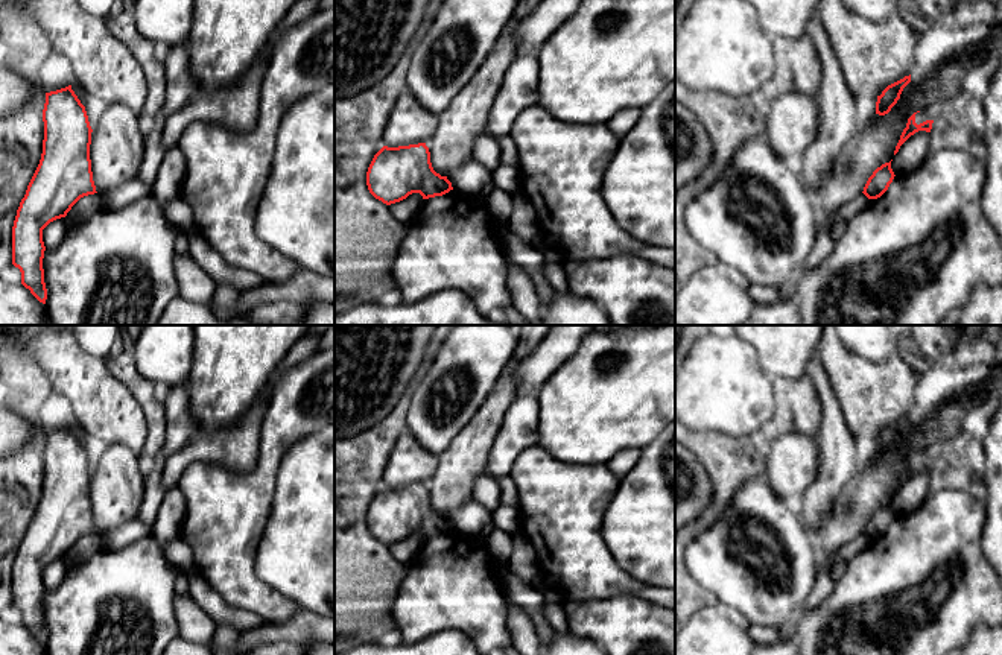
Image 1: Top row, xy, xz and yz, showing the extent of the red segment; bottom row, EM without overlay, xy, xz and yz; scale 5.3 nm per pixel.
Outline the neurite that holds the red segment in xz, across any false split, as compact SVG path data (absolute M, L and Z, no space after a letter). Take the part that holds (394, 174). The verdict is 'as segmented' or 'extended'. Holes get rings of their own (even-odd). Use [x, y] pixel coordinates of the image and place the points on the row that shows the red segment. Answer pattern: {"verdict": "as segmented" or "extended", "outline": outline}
{"verdict": "extended", "outline": "M518 0L512 18L484 64L438 114L438 126L426 143L383 146L374 155L366 172L366 185L376 199L391 205L412 193L429 199L453 190L447 175L473 160L474 141L488 135L490 111L508 67L518 56L512 30L540 2Z"}

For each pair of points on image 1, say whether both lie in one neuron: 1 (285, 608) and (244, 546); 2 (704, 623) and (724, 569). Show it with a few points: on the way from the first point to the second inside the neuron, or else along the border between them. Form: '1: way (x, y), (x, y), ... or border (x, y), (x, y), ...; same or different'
1: way (266, 599), (244, 576), (244, 564); same
2: border (719, 604), (727, 610); different

